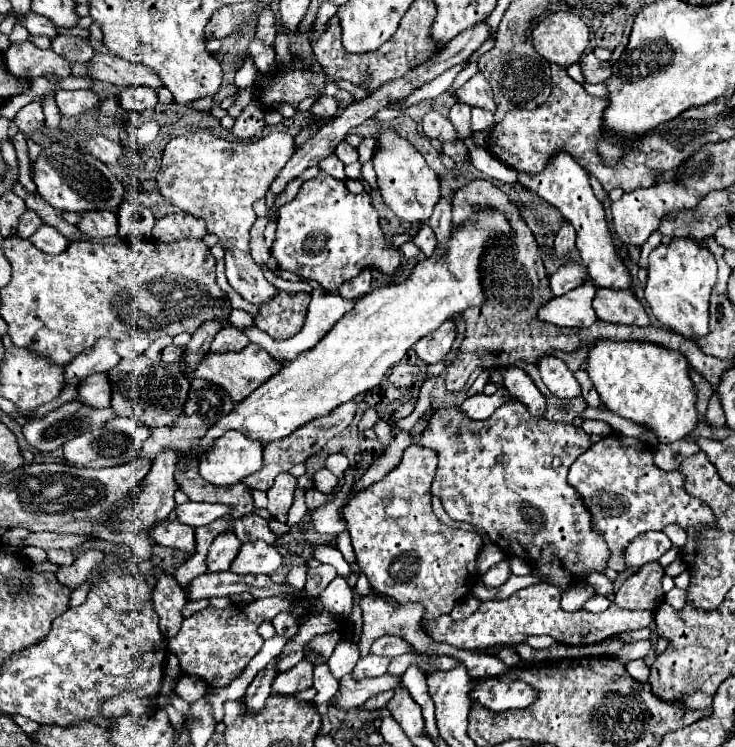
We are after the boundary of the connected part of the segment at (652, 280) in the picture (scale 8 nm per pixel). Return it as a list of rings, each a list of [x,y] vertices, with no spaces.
[[[674,237],[668,245],[658,245],[648,257],[648,281],[644,297],[654,317],[668,329],[696,339],[708,333],[708,301],[716,283],[716,259],[708,247],[690,237]]]

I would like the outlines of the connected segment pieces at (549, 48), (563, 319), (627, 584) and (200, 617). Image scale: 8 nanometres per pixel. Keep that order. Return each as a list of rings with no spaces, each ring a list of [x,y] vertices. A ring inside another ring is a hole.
[[[570,11],[548,13],[534,25],[532,45],[544,59],[568,67],[588,49],[588,27]]]
[[[584,283],[562,297],[552,297],[538,309],[538,319],[560,327],[590,327],[596,321],[592,299],[596,285]]]
[[[644,563],[622,583],[614,595],[614,603],[622,609],[658,609],[658,605],[664,601],[662,577],[664,567],[660,563]]]
[[[268,597],[248,605],[234,605],[230,609],[208,607],[182,621],[182,629],[168,641],[168,649],[180,659],[180,669],[184,673],[204,679],[210,687],[224,687],[236,679],[248,661],[260,651],[258,625],[276,617],[276,613],[292,611],[290,603],[292,597]]]

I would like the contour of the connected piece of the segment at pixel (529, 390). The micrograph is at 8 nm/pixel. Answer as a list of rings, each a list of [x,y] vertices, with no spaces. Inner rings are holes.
[[[508,365],[508,367],[500,367],[498,373],[502,375],[504,387],[508,389],[508,393],[512,397],[516,397],[518,401],[522,401],[528,407],[532,417],[544,417],[546,397],[540,393],[536,383],[524,369],[520,369],[516,365]]]

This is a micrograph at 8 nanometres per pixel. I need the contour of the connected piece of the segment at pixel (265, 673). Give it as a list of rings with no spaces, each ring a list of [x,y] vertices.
[[[274,657],[274,659],[268,663],[268,667],[262,669],[262,671],[254,677],[254,681],[250,683],[250,687],[246,689],[244,703],[248,703],[252,711],[258,711],[260,705],[264,705],[264,701],[266,701],[268,695],[272,693],[272,691],[270,691],[270,685],[272,685],[272,681],[276,679],[276,673],[278,673],[278,671],[276,671],[278,661],[280,661],[280,659]]]

